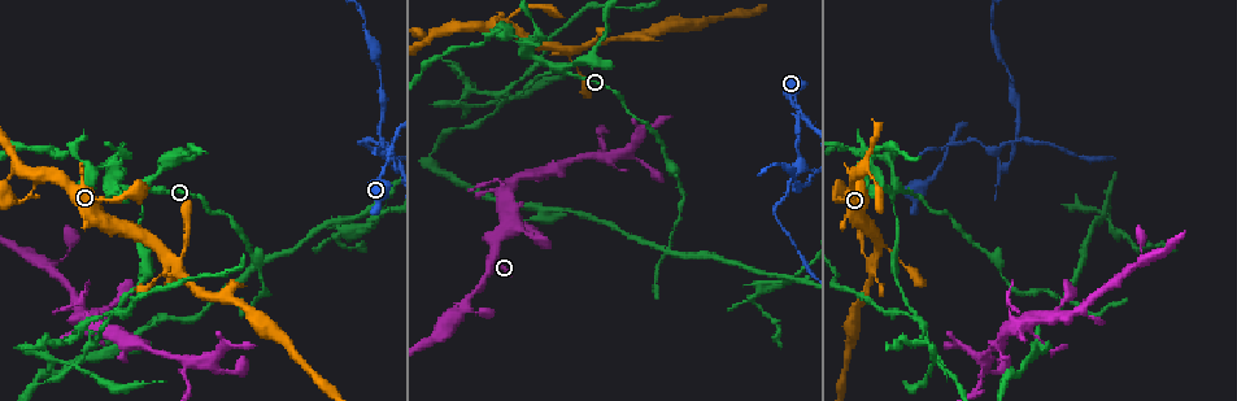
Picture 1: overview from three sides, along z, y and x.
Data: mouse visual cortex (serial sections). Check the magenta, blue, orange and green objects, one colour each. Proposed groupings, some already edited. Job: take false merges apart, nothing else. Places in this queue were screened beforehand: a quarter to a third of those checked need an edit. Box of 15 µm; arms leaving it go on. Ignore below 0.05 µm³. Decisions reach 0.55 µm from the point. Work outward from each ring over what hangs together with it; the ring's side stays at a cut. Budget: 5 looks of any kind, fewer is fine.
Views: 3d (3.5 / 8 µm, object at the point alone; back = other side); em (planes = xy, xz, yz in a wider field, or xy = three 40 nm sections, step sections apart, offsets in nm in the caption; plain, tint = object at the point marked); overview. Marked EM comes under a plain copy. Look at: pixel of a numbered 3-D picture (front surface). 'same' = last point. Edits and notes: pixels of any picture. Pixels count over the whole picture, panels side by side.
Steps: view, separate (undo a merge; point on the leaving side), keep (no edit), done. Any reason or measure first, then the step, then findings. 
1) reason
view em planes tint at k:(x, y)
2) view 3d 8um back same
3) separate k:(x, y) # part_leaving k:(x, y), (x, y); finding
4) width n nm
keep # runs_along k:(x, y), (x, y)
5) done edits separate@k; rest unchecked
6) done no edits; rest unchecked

abrupt turn
view 3d 3.5um at 1:(553, 64)

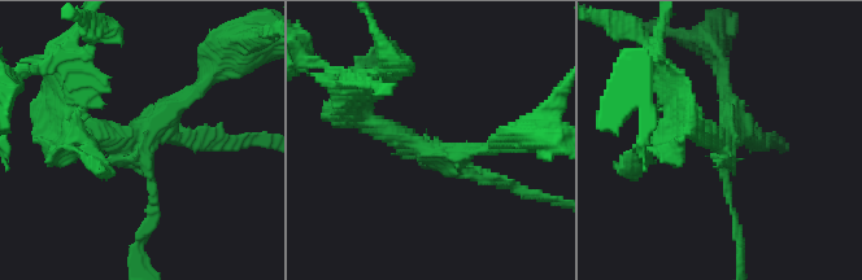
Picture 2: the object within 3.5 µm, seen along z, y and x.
view em xy step 5 tint at 2:(426, 149)

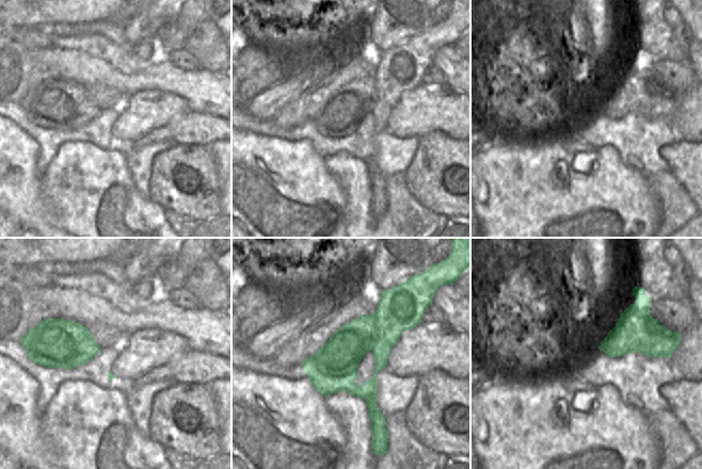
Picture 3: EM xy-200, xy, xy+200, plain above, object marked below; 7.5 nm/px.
width 360 nm
separate 2:(116, 154) # part_leaving 2:(155, 131), (130, 143), (155, 191), (147, 230); two cells meet here

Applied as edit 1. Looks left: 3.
redraw
view overview

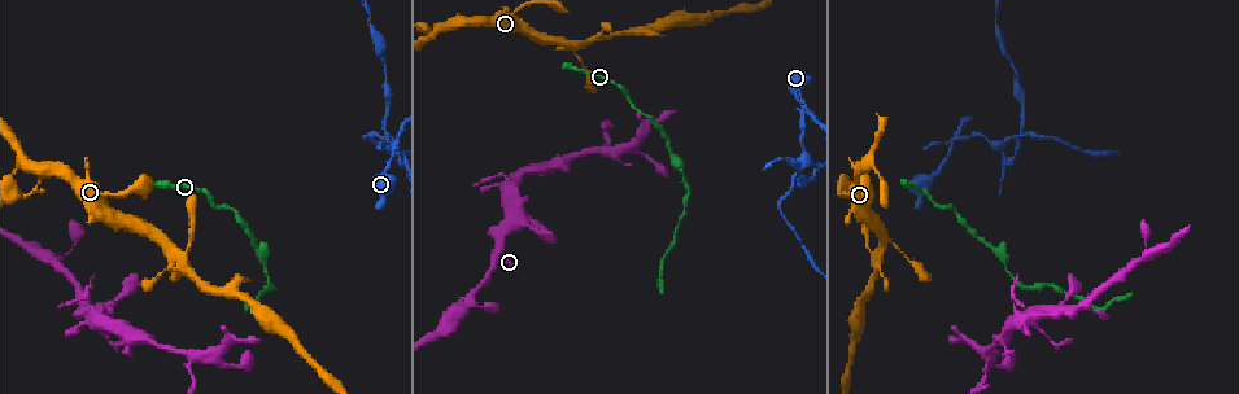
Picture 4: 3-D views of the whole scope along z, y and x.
sharp bend
view 3d 3.5um at 4:(1025, 316)

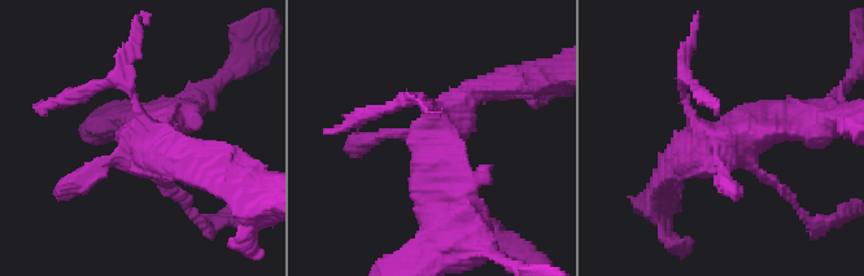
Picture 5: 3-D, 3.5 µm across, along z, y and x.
now the EM
view em xy step 5 tint at 5:(444, 137)

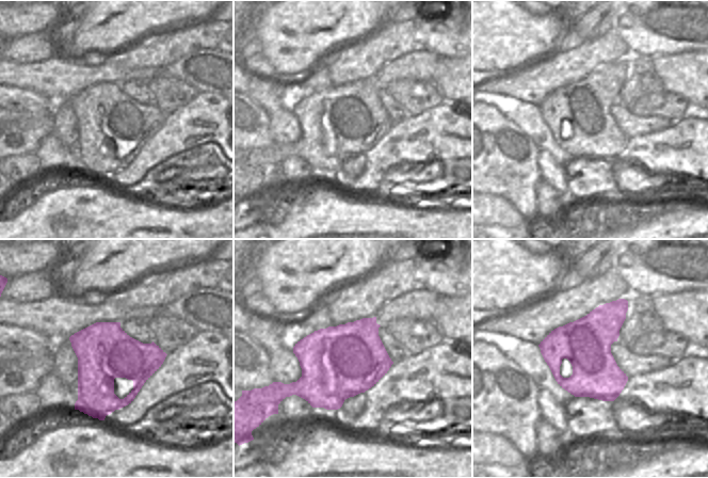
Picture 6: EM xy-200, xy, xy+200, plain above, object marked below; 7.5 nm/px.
keep # one cell here

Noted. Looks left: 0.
done edits separate@2; rest unchecked

